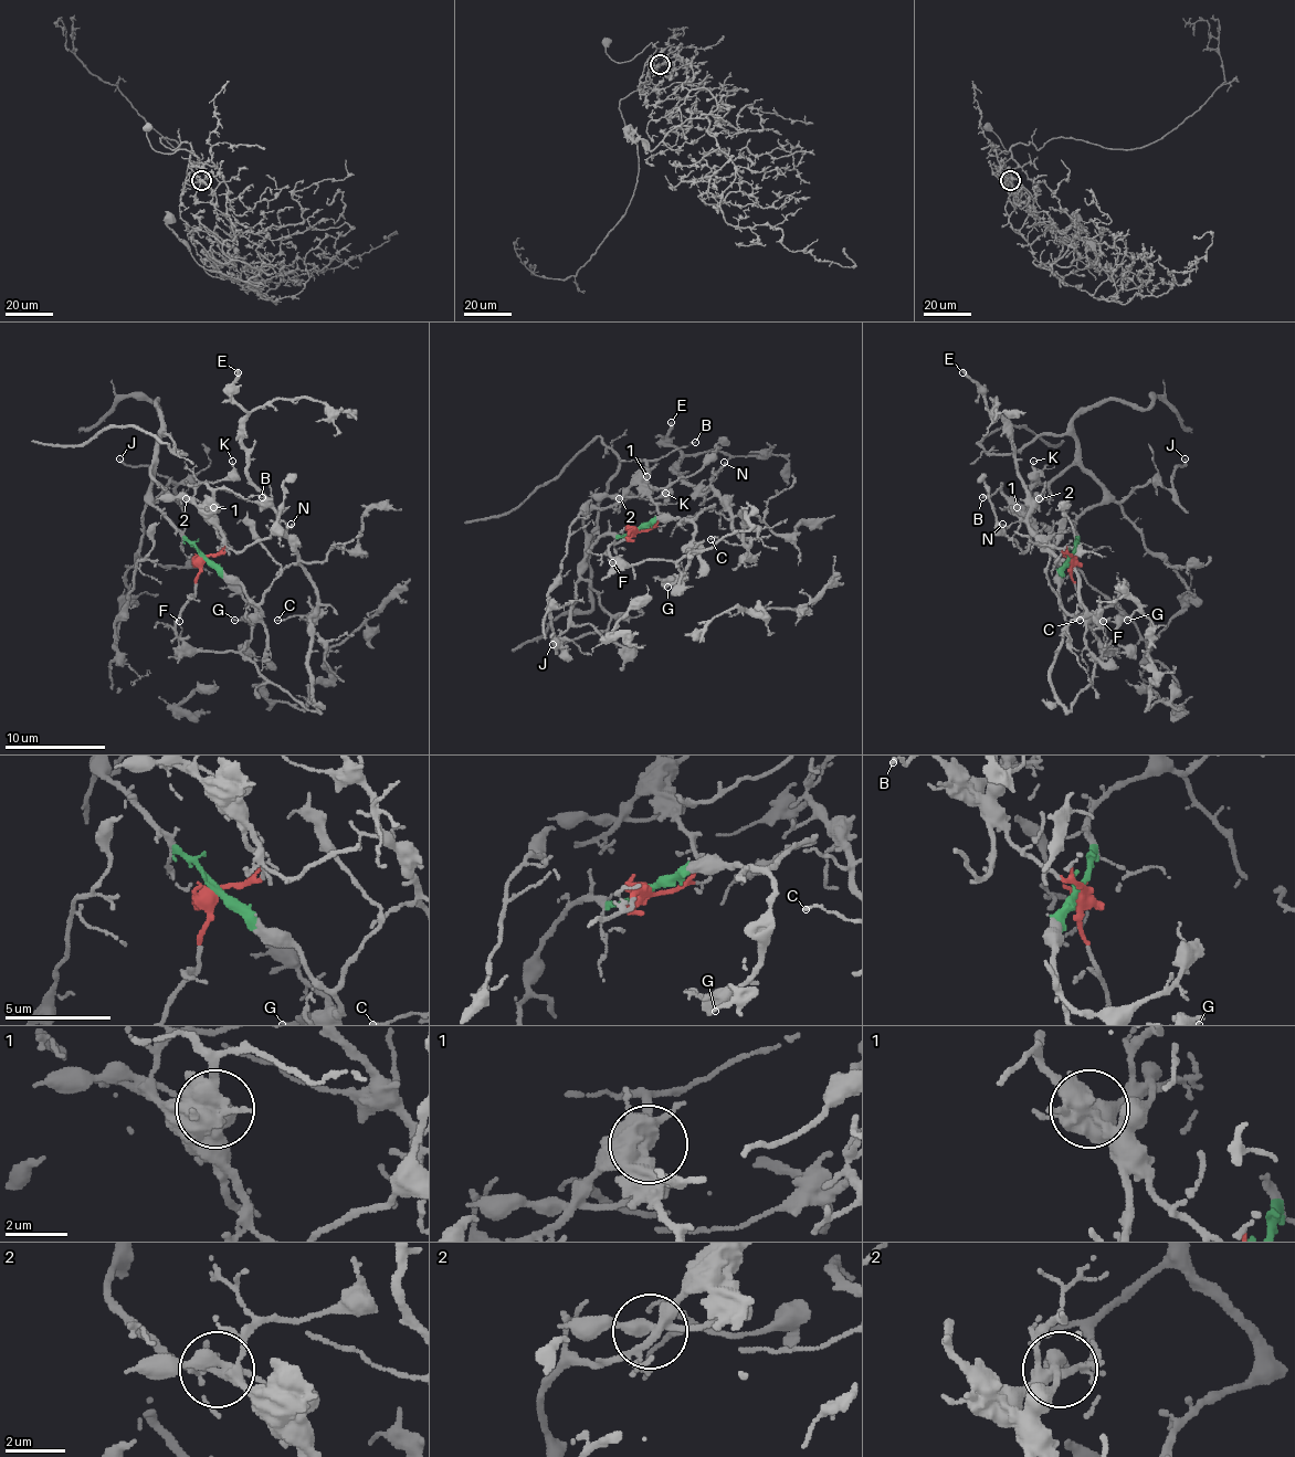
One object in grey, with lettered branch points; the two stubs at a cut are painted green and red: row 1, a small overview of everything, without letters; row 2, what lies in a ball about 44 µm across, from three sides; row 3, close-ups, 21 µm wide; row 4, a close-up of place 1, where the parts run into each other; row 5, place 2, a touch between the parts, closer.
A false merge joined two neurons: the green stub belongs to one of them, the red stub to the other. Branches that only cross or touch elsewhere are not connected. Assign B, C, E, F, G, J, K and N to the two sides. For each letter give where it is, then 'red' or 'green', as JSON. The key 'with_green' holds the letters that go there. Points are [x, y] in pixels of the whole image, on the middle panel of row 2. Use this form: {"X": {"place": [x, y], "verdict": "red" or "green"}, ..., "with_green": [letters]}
{"B": {"place": [695, 442], "verdict": "red"}, "C": {"place": [711, 539], "verdict": "red"}, "E": {"place": [671, 422], "verdict": "red"}, "F": {"place": [612, 562], "verdict": "red"}, "G": {"place": [667, 587], "verdict": "red"}, "J": {"place": [553, 644], "verdict": "green"}, "K": {"place": [665, 493], "verdict": "green"}, "N": {"place": [724, 462], "verdict": "red"}, "with_green": ["J", "K"]}

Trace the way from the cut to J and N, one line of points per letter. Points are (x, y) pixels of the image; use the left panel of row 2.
J: (201, 557), (148, 502), (171, 482), (176, 489), (166, 476), (118, 460)
N: (201, 557), (179, 637), (197, 650), (244, 654), (314, 709), (314, 582), (278, 525), (292, 525)

